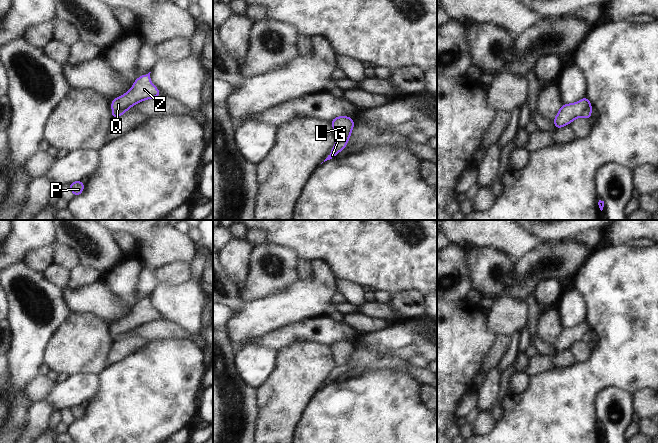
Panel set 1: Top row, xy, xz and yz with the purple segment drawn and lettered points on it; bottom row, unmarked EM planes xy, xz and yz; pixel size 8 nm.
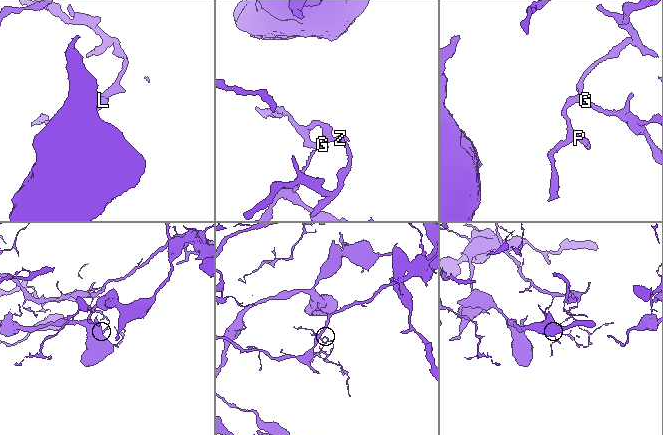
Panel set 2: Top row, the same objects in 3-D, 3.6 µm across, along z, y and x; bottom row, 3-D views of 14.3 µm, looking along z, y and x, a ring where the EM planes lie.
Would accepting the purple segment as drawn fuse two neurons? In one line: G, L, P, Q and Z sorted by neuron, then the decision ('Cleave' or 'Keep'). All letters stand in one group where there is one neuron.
Groups: G / L P Q Z. Cleave

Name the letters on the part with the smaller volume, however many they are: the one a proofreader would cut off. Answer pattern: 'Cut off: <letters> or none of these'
Cut off: G

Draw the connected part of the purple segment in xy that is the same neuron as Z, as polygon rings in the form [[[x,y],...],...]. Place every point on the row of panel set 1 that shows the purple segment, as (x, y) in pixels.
[[[150,73],[140,76],[134,83],[131,90],[117,99],[111,100],[112,115],[125,113],[131,106],[138,102],[161,96],[160,91],[151,83]]]

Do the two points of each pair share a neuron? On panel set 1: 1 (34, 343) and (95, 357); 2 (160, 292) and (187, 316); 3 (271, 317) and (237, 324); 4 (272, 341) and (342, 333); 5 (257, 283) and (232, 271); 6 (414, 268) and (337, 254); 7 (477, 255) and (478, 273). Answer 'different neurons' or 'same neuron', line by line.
1: different neurons
2: same neuron
3: same neuron
4: same neuron
5: different neurons
6: same neuron
7: same neuron

